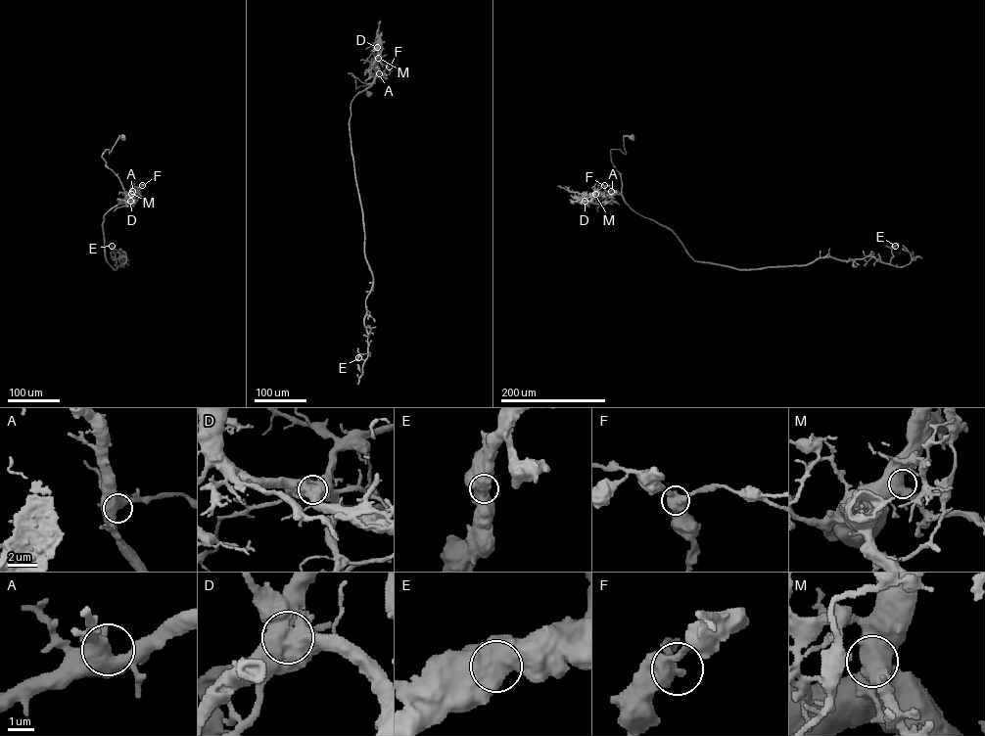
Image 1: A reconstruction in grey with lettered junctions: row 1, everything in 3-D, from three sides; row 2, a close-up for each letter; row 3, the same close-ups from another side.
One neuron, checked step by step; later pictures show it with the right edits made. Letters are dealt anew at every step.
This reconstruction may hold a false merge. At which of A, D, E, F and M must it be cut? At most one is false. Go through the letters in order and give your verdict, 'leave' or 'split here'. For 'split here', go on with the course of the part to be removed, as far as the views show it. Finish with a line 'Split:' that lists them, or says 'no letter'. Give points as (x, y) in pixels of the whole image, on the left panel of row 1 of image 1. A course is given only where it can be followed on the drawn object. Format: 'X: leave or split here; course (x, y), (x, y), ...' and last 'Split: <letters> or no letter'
A: leave
D: split here; course (130, 200), (132, 202), (126, 206), (143, 184), (139, 186)
E: leave
F: leave
M: leave
Split: D

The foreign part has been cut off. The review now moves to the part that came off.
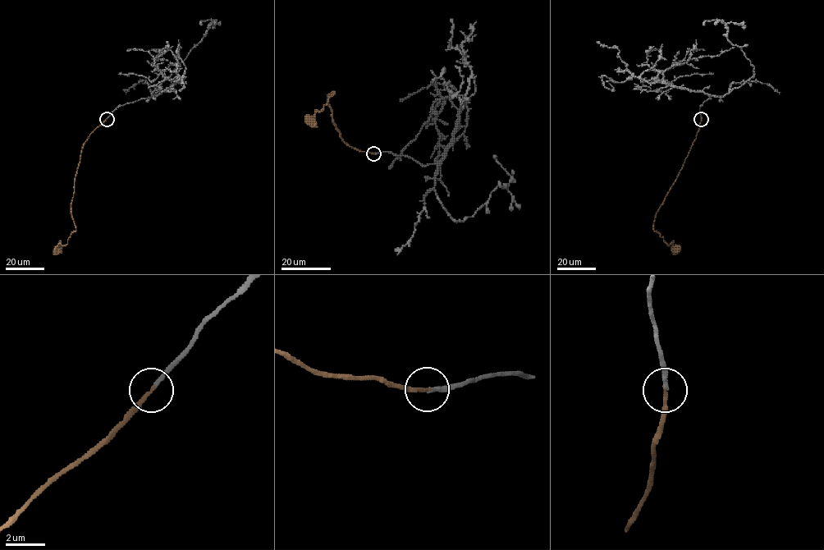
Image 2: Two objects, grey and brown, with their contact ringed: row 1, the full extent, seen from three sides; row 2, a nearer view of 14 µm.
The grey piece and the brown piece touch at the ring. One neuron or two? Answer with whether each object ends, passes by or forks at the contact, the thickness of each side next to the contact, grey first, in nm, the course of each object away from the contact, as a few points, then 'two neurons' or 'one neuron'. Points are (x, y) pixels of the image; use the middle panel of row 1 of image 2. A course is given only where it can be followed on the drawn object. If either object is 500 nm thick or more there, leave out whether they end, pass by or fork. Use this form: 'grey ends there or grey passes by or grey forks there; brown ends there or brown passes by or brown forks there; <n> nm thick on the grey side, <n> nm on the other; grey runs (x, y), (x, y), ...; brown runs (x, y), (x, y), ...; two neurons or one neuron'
grey ends there; brown ends there; 170 nm thick on the grey side, 190 nm on the other; grey runs (374, 153), (435, 163), (437, 199), (455, 221), (463, 221), (510, 182), (495, 155); brown runs (373, 153), (360, 152), (342, 140), (332, 121), (327, 101), (327, 96), (335, 92), (309, 121); one neuron

